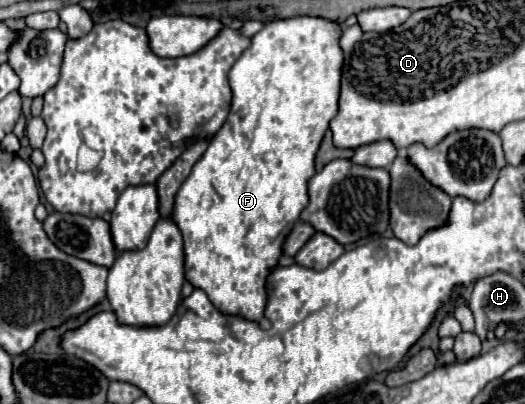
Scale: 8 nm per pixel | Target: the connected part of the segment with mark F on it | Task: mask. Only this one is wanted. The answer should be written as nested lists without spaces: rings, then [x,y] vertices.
[[[294,16],[288,20],[272,20],[262,26],[260,32],[256,32],[250,38],[250,46],[240,54],[236,64],[230,68],[228,82],[232,88],[232,104],[230,114],[224,122],[224,126],[212,136],[204,156],[194,164],[188,180],[182,184],[180,192],[176,194],[176,204],[172,212],[172,220],[178,224],[182,236],[184,236],[184,252],[186,252],[186,280],[208,294],[212,304],[220,308],[224,314],[238,314],[248,320],[260,322],[260,326],[268,328],[268,320],[264,318],[264,306],[266,306],[266,276],[270,270],[278,264],[278,258],[282,256],[282,244],[284,236],[292,230],[292,224],[298,222],[300,212],[308,206],[308,180],[314,174],[314,156],[318,152],[318,146],[324,138],[324,132],[328,130],[328,122],[338,112],[338,96],[340,96],[340,76],[342,76],[342,64],[344,64],[344,52],[340,48],[340,36],[342,36],[342,24],[334,20],[324,20],[320,16]]]

